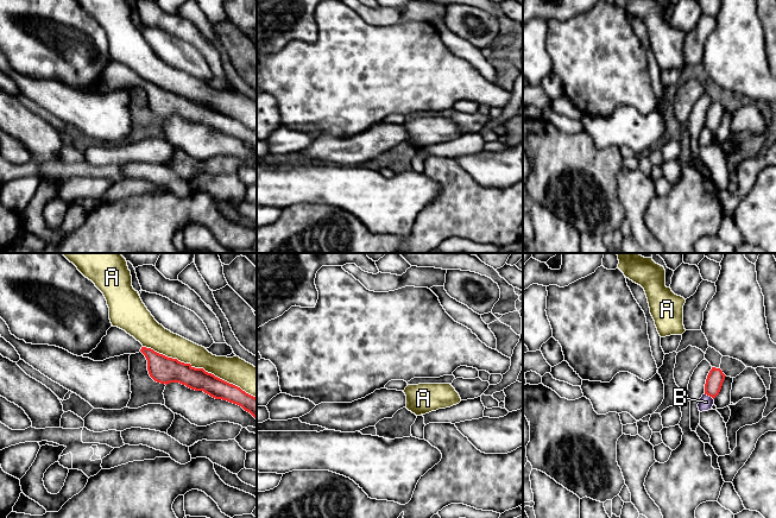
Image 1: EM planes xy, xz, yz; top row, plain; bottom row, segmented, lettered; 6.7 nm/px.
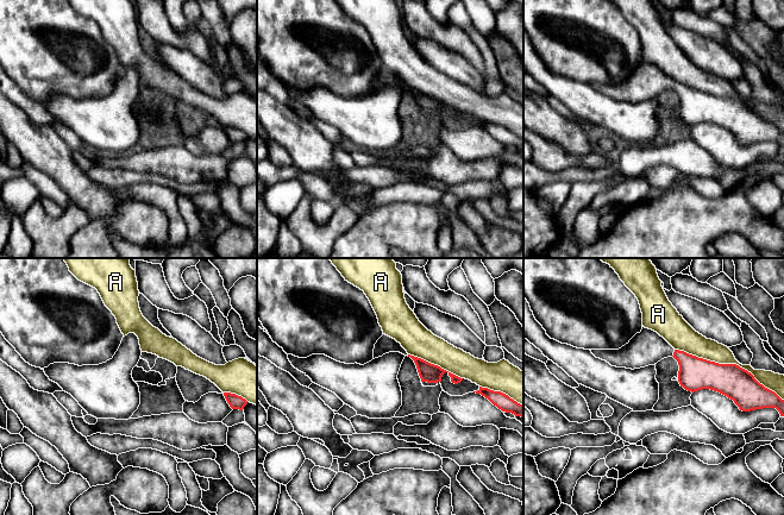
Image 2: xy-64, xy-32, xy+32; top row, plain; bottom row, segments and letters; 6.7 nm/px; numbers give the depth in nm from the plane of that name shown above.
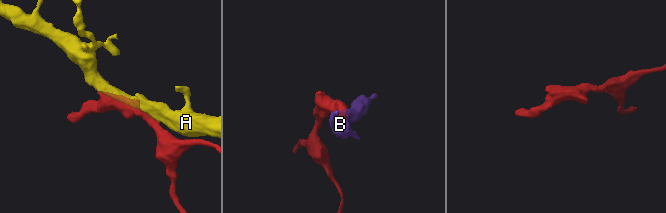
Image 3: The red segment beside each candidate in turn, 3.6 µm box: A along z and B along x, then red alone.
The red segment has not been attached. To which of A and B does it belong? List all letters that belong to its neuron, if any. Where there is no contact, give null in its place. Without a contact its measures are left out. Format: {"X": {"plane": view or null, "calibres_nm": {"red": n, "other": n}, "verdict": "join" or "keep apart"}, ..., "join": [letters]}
{"A": {"plane": "xy", "calibres_nm": {"red": 180, "other": 180}, "verdict": "keep apart"}, "B": {"plane": "yz", "calibres_nm": {"red": 120, "other": 90}, "verdict": "keep apart"}, "join": []}

